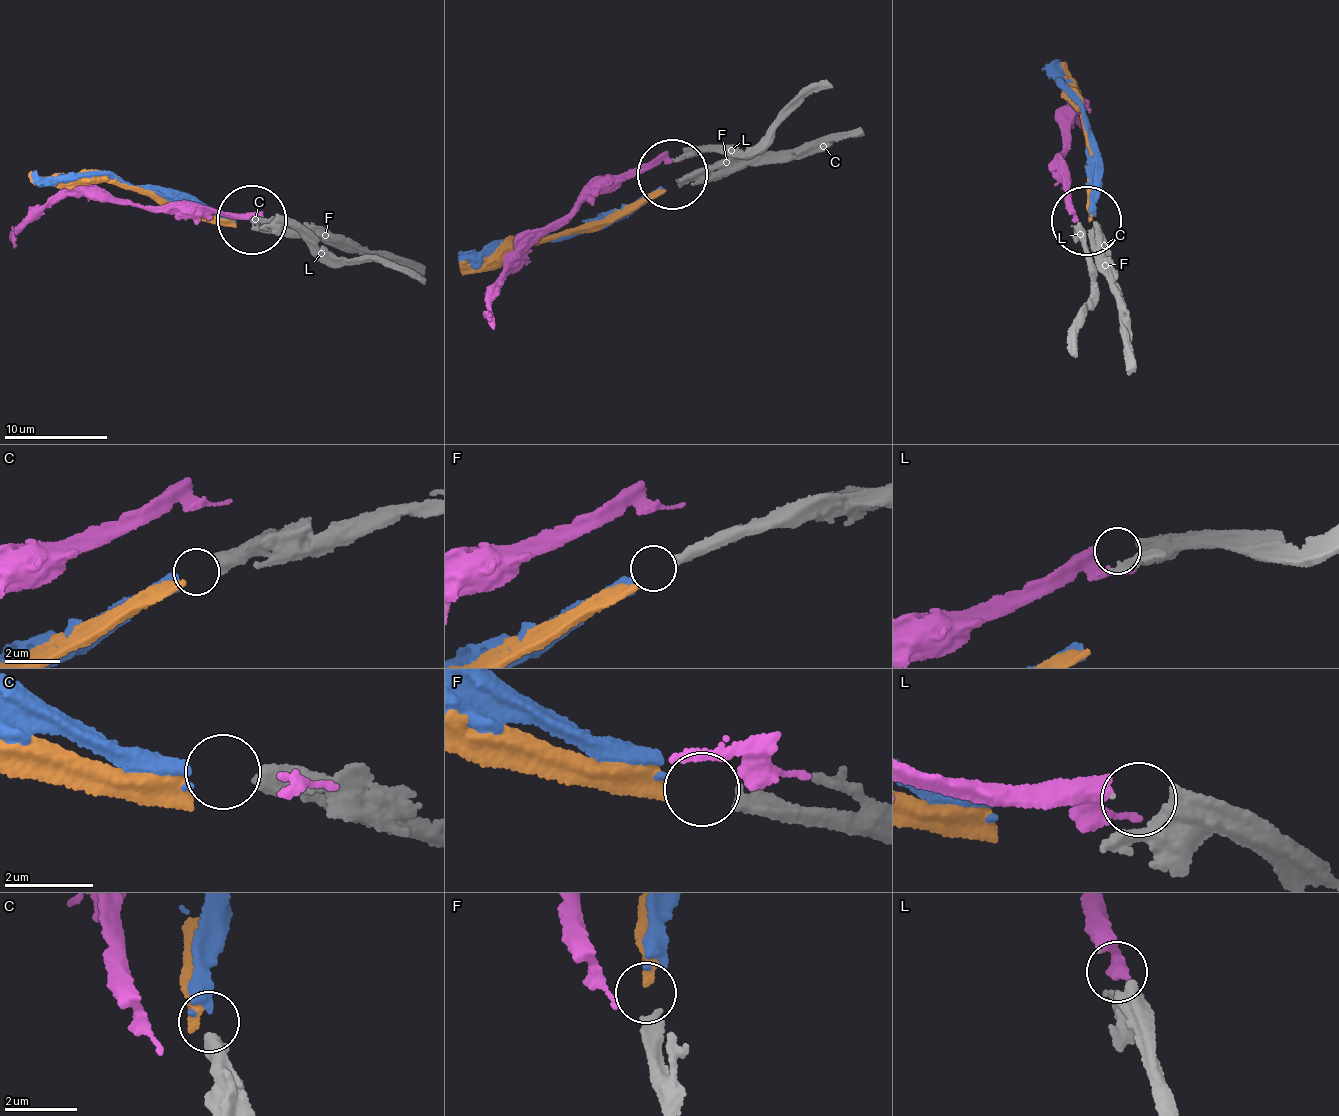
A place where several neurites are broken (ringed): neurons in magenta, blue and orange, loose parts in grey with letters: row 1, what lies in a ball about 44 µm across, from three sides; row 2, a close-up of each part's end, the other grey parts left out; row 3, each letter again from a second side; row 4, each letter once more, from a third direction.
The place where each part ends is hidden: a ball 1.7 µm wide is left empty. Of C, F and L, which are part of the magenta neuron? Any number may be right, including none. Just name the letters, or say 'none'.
L

